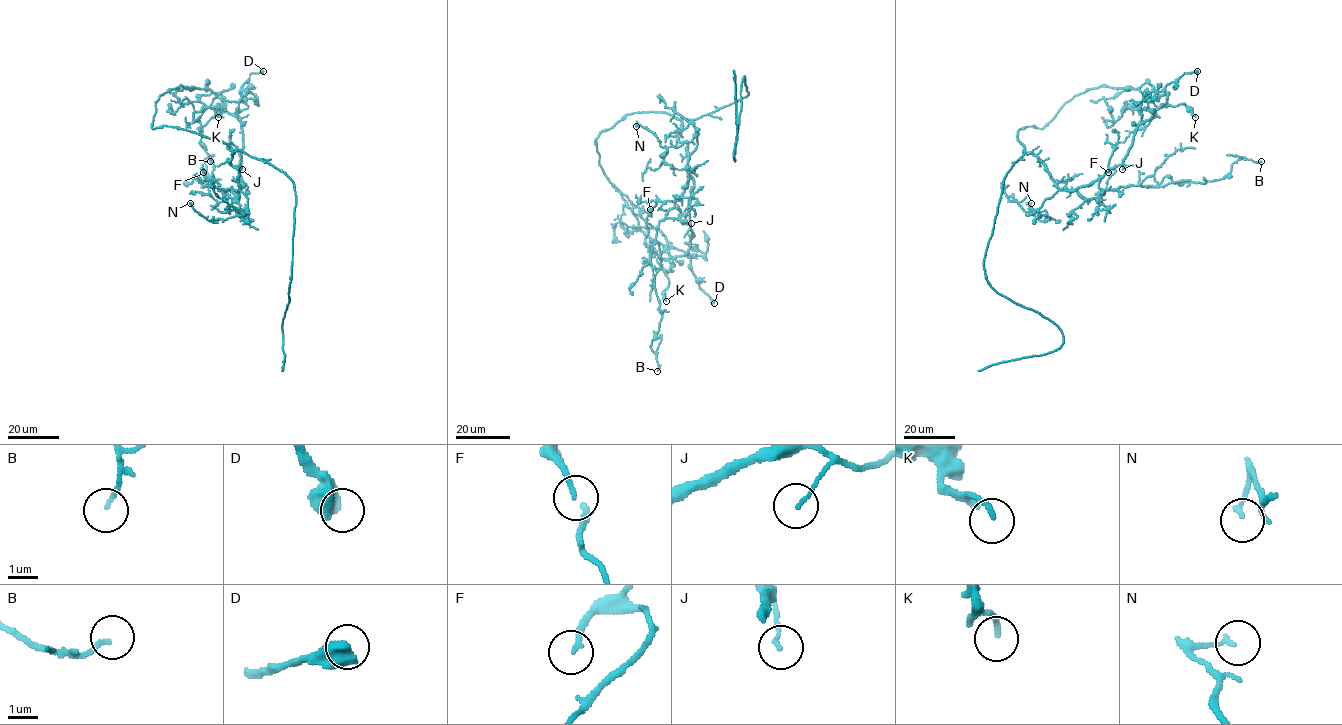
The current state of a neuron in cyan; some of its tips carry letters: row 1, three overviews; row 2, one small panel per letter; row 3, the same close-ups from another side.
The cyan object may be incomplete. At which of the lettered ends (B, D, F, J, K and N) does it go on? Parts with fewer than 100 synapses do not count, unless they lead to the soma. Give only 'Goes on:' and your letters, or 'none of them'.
Goes on: none of them

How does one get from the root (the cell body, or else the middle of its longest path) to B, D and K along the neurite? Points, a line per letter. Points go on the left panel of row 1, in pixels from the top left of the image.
B: (251, 156), (233, 152), (237, 199), (203, 186), (214, 181), (204, 160), (210, 161)
D: (251, 156), (152, 123), (155, 103), (169, 90), (208, 89), (239, 101), (249, 75), (263, 71)
K: (251, 156), (152, 127), (159, 97), (180, 85), (211, 90), (218, 117)

